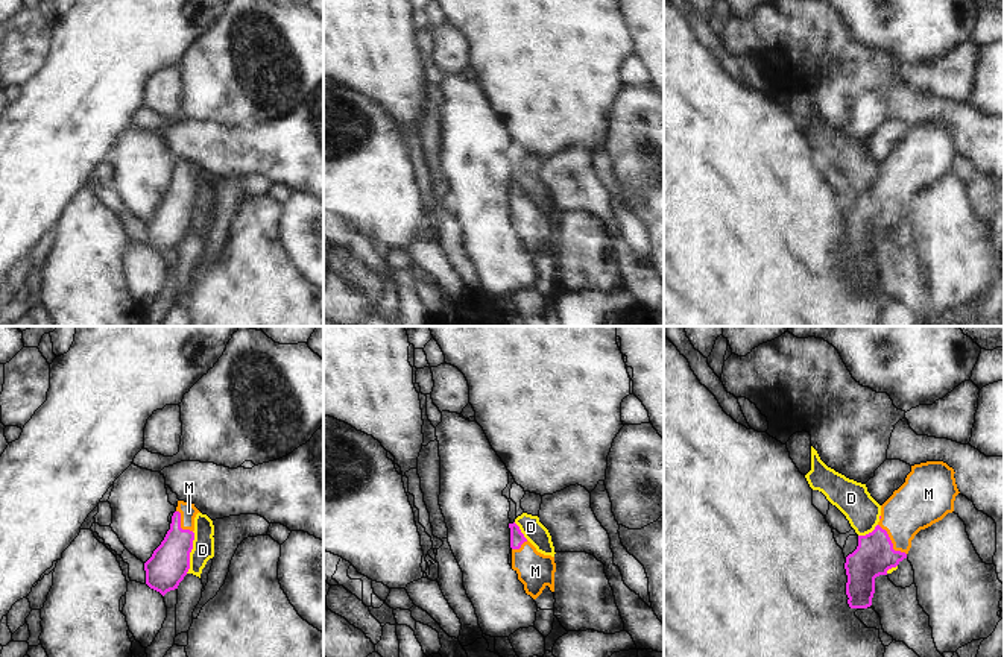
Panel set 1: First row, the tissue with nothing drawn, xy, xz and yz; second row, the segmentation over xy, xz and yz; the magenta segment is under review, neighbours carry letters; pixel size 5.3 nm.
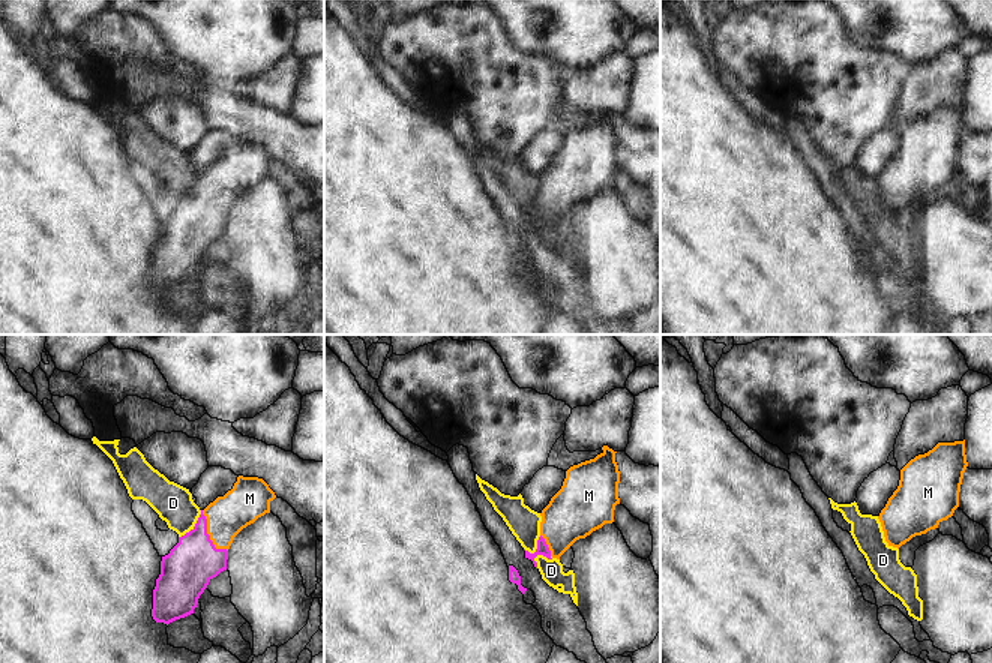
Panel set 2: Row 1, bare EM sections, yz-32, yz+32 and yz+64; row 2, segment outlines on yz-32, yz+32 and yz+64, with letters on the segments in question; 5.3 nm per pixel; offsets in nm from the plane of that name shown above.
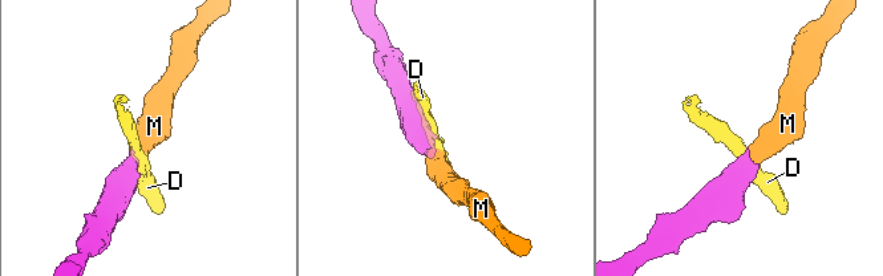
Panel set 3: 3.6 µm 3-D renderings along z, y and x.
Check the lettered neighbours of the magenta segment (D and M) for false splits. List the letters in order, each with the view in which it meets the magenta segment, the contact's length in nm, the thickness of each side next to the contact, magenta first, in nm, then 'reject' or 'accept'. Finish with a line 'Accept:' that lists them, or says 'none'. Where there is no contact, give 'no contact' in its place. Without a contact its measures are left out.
D: xy | 220 nm | 200/110 nm | reject
M: yz | 220 nm | 200/260 nm | accept
Accept: M

